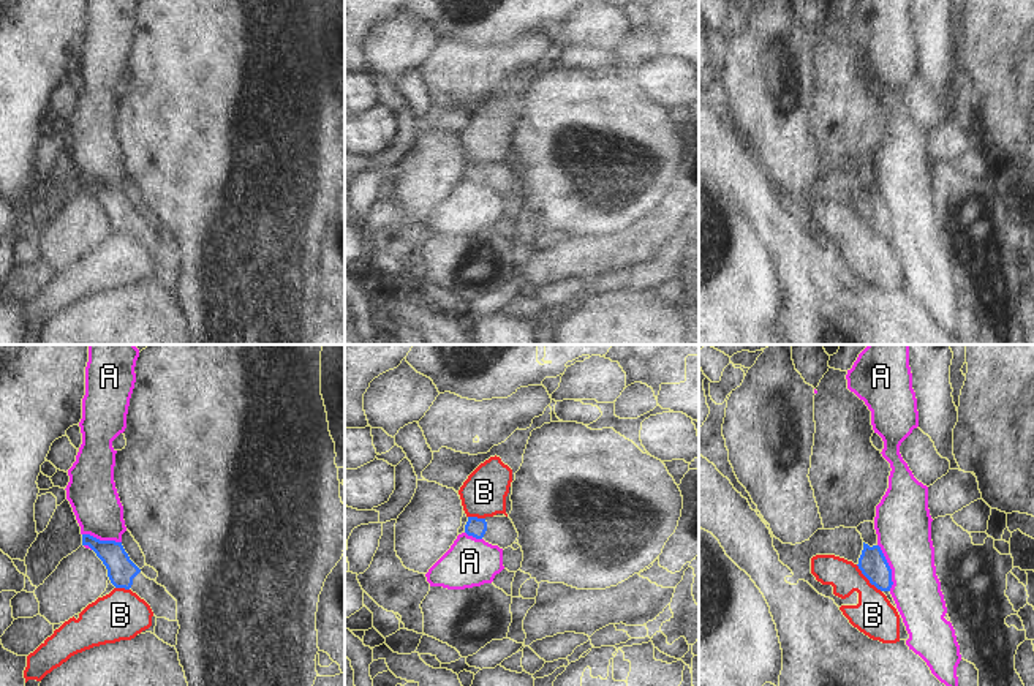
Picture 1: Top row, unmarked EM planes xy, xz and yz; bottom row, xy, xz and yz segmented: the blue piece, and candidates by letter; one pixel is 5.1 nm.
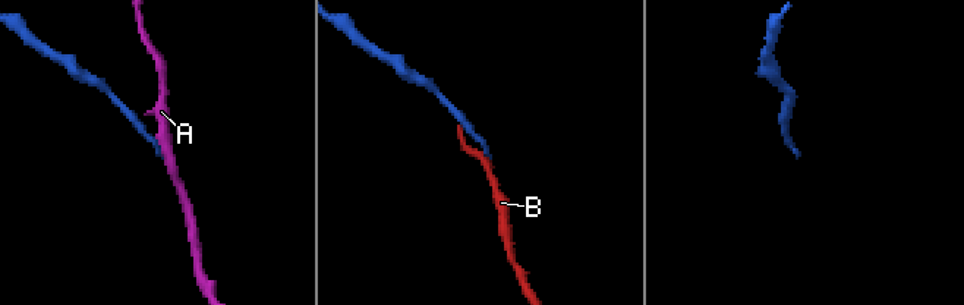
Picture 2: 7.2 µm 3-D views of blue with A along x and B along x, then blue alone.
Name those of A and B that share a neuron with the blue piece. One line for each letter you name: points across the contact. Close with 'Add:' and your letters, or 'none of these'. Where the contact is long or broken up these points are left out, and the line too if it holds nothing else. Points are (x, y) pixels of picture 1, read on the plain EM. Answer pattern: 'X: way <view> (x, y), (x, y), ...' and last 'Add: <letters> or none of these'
Add: none of these

